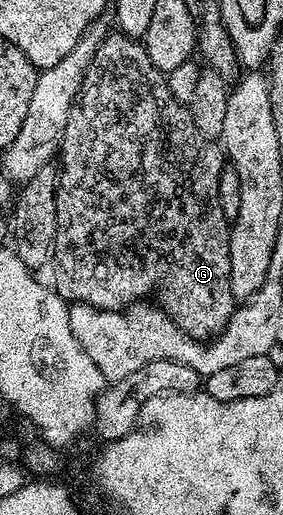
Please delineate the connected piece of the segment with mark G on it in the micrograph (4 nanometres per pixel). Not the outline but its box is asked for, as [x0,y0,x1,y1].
[52,32,236,343]

